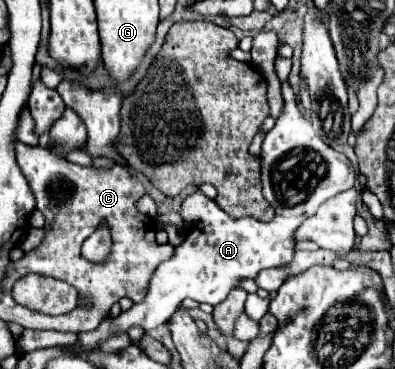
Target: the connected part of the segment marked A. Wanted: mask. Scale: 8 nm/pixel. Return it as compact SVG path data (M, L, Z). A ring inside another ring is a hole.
M281 83L285 97L285 111L277 119L275 127L265 135L261 147L261 183L269 185L269 203L275 207L275 219L261 223L253 217L233 219L213 199L203 193L191 193L181 207L181 217L189 223L185 229L185 241L175 249L175 257L163 261L153 273L149 293L143 303L135 303L129 311L121 311L117 317L107 317L95 331L79 333L77 349L95 351L101 341L111 335L127 333L131 327L155 329L167 321L183 299L195 299L197 303L217 305L227 297L231 287L237 287L241 277L255 277L261 269L277 267L293 259L291 233L311 215L317 213L329 197L347 191L355 185L355 167L351 161L323 143L307 117L295 103L295 93L289 83Z

